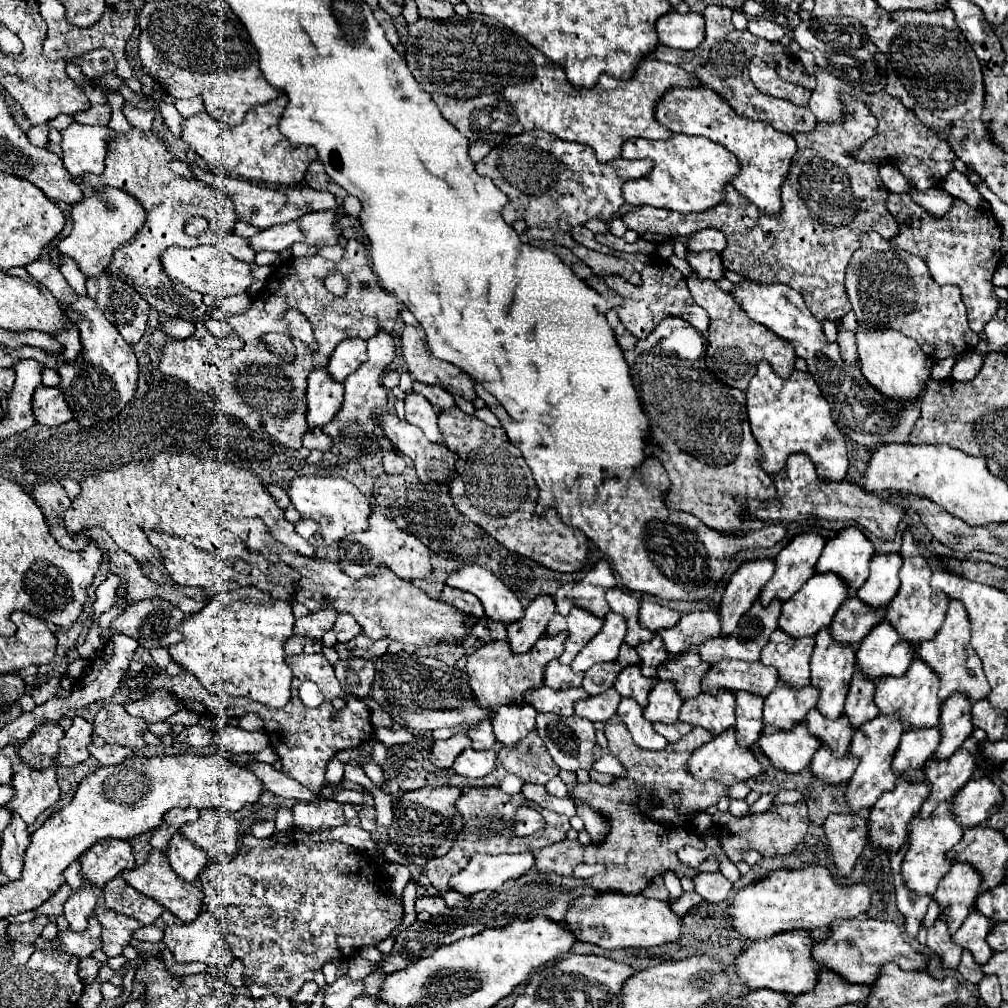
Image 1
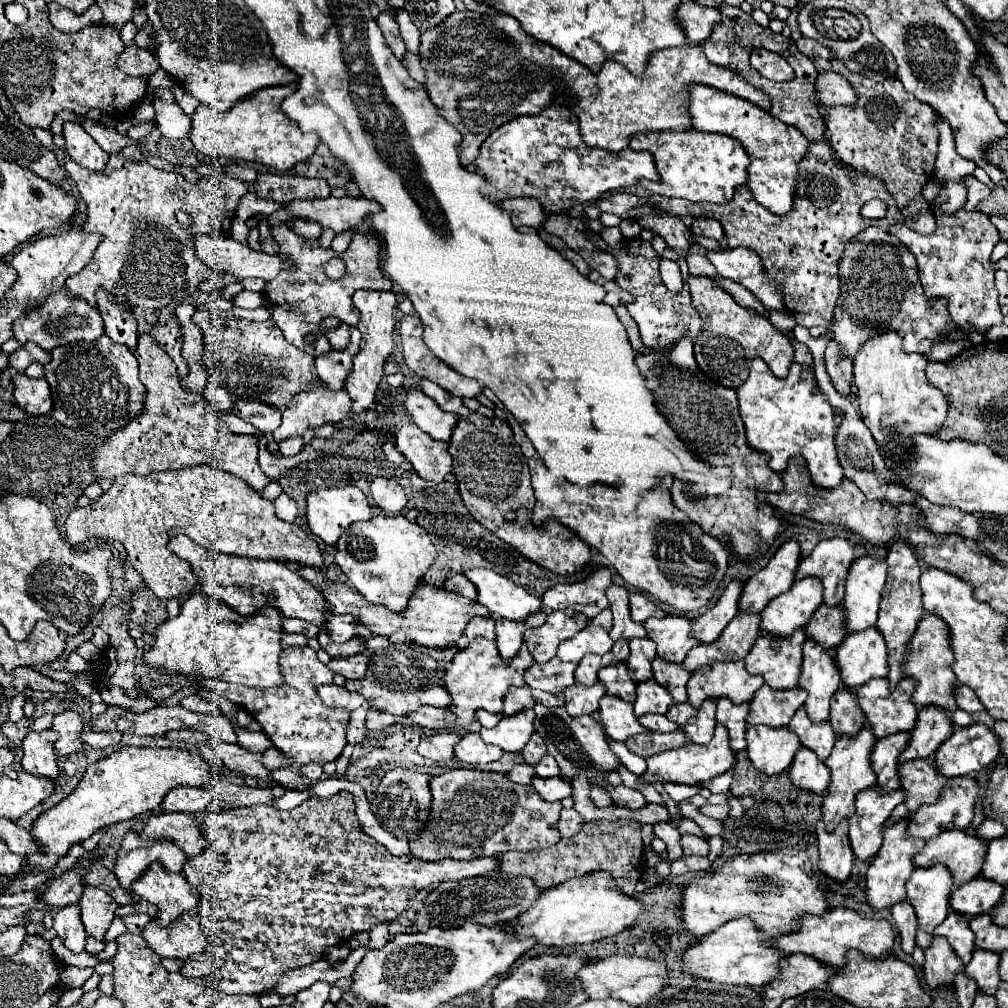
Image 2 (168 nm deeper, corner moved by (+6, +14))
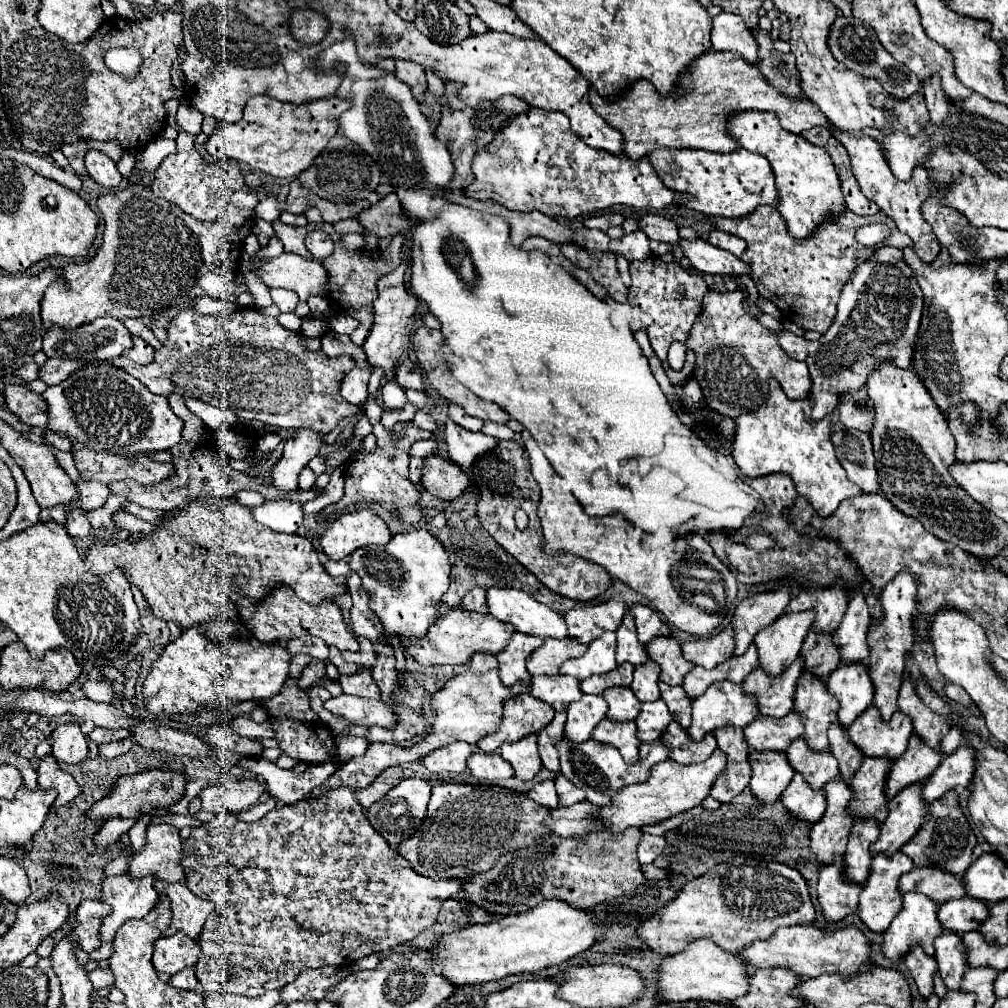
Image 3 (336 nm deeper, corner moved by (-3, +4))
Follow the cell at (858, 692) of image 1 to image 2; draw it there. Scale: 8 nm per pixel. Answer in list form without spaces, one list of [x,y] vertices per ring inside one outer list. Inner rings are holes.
[[[841,687],[833,697],[831,697],[831,715],[829,721],[835,729],[837,735],[855,735],[859,729],[865,725],[863,711],[859,709],[855,689]]]

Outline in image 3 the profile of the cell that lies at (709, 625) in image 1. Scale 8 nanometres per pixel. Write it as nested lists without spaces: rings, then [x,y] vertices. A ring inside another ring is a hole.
[[[656,637],[646,645],[646,653],[660,665],[660,681],[680,685],[684,675],[694,667],[680,653],[680,643],[674,637]]]

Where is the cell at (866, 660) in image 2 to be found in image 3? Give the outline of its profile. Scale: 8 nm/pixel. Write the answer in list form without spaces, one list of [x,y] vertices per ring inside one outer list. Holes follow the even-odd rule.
[[[862,663],[842,665],[826,679],[828,693],[834,695],[840,703],[838,721],[844,729],[848,729],[854,719],[872,705],[874,685],[868,677],[868,667]]]

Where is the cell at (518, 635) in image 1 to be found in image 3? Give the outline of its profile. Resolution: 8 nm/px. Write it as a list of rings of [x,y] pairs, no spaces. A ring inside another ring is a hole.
[[[514,633],[508,647],[504,651],[500,651],[496,655],[498,659],[498,673],[500,673],[500,679],[506,687],[512,687],[514,683],[520,683],[524,681],[526,687],[530,689],[530,675],[526,671],[526,657],[536,649],[540,647],[544,641],[532,637],[532,635],[520,635],[520,633]]]

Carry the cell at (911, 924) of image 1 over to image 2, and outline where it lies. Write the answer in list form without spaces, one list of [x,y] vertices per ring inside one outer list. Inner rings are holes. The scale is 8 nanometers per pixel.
[[[899,901],[891,907],[891,915],[895,919],[899,937],[901,937],[901,947],[905,953],[913,953],[915,947],[915,931],[917,931],[917,917],[915,917],[915,909],[911,909],[911,903]]]

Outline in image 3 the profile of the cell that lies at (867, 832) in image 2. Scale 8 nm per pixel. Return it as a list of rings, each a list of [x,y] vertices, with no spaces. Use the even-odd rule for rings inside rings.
[[[872,819],[854,823],[844,853],[844,877],[848,881],[854,881],[858,885],[866,883],[872,863],[872,853],[868,847],[878,839],[878,831],[880,827]]]

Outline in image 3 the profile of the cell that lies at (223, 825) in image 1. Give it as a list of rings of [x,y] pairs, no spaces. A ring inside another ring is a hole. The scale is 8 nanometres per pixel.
[[[166,823],[150,825],[146,833],[146,845],[136,855],[132,855],[126,873],[132,879],[154,875],[156,879],[168,883],[184,881],[180,851],[182,851],[182,839],[176,827]]]

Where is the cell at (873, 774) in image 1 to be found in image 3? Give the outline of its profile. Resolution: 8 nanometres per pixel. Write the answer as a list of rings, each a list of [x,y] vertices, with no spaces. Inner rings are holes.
[[[838,777],[824,787],[824,795],[828,807],[824,817],[810,829],[810,851],[818,863],[828,865],[844,855],[854,819],[846,815],[848,801],[852,799],[848,783]]]

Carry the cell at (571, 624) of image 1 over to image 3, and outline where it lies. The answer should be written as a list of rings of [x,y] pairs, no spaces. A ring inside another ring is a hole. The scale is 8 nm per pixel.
[[[548,639],[526,659],[526,669],[530,675],[558,675],[558,667],[564,661],[580,657],[584,651],[586,645],[576,639]]]

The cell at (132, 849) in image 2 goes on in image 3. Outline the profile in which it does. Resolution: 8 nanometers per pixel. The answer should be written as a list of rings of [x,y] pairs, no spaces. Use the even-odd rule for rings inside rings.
[[[128,875],[106,877],[98,901],[110,905],[110,913],[100,923],[100,941],[112,943],[118,927],[128,919],[142,919],[158,899],[152,877],[130,879]]]

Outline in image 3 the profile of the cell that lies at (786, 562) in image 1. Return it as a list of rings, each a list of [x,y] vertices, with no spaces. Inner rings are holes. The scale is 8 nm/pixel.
[[[782,585],[778,591],[758,593],[748,599],[744,599],[732,619],[734,629],[734,653],[732,655],[744,655],[744,651],[752,645],[754,635],[762,629],[772,625],[786,609],[790,601],[790,587]]]

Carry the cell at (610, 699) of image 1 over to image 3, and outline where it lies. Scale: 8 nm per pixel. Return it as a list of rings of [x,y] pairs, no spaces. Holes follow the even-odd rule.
[[[582,695],[576,703],[568,705],[568,719],[564,727],[564,737],[572,743],[588,741],[596,723],[606,717],[608,705],[600,695]]]

